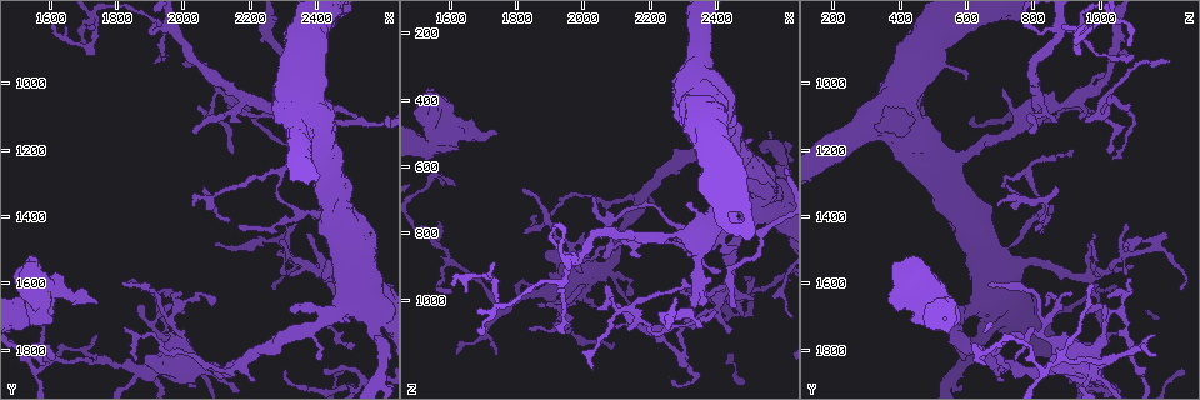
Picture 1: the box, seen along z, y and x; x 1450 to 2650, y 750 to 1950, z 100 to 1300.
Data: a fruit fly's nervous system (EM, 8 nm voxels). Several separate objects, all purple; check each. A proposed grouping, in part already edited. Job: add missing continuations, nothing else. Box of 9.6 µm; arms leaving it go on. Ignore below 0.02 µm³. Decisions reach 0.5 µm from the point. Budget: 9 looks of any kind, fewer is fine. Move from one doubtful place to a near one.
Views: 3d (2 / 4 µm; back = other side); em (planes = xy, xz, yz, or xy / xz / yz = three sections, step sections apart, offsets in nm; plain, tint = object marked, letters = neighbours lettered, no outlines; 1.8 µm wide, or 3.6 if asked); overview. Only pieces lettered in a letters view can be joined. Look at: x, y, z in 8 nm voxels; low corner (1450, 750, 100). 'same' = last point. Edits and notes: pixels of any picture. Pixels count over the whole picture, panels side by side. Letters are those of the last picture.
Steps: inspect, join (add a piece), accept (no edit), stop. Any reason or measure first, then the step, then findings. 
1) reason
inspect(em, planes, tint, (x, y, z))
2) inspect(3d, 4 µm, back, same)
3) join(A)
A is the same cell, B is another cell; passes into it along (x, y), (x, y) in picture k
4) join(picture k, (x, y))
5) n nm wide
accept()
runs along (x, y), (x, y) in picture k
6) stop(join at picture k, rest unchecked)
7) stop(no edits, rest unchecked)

three arms meet
inspect(em, planes, tint, (2180, 1850, 690))

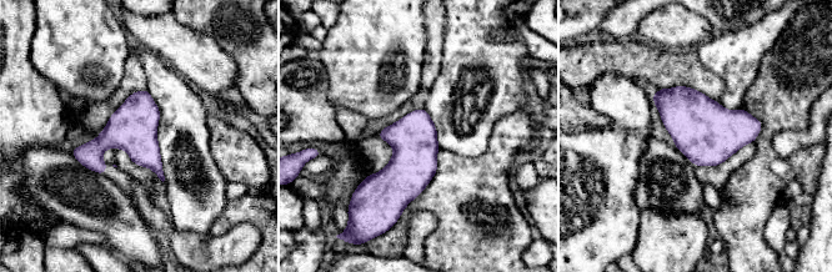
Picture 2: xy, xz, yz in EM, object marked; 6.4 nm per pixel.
inspect(em, planes, letters, same)

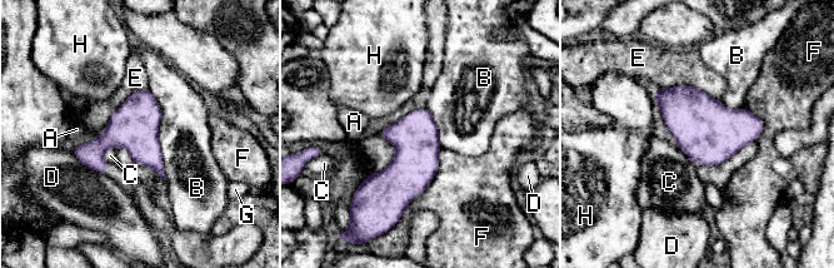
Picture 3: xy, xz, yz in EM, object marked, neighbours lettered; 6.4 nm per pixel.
300 nm wide; B touches over 600 nm
accept()
A, B, C, D, E, F, G and H are other cells; none of them fits

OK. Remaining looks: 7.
an open end
inspect(3d, 4 µm, (1940, 1750, 900))

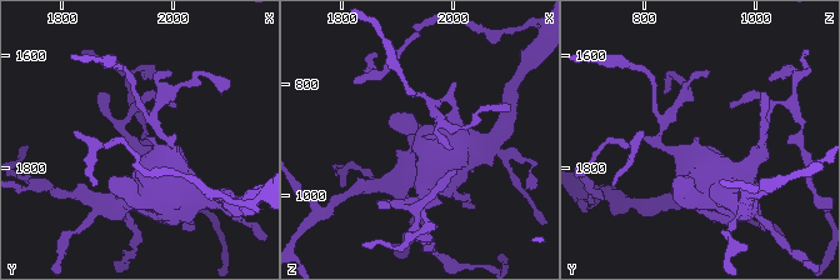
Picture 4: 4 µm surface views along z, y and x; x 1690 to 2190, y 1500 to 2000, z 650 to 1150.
inspect(em, 3.6 µm, planes, letters, (1945, 1745, 895))

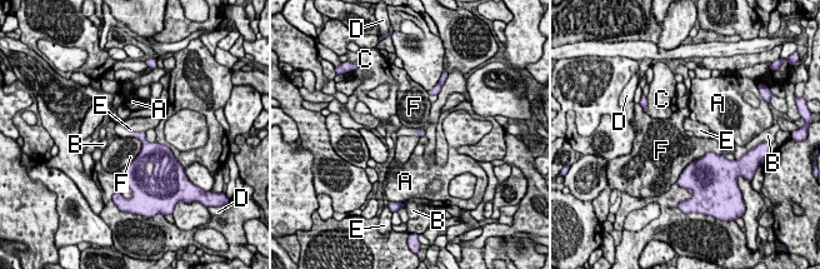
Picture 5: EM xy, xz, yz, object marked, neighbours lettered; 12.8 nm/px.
F touches over 600 nm
accept()
A, B, C, D, E and F are other cells; none of them fits

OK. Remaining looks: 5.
an open end
inspect(em, xz, step 8, tint, (1740, 1750, 1170))

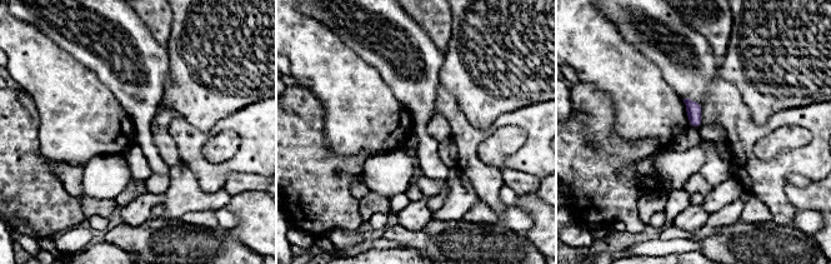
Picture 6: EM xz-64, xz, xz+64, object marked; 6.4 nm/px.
cut it another way
inspect(em, yz, step 4, letters, same)

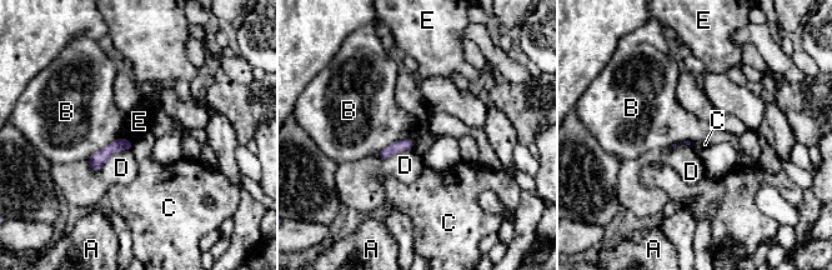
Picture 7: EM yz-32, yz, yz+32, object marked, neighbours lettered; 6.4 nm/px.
D touches over 280 nm
accept()
A, B, C, D and E are other cells; none of them fits

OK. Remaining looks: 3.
four arms meet
inspect(3d, 4 µm, (2340, 1100, 790))

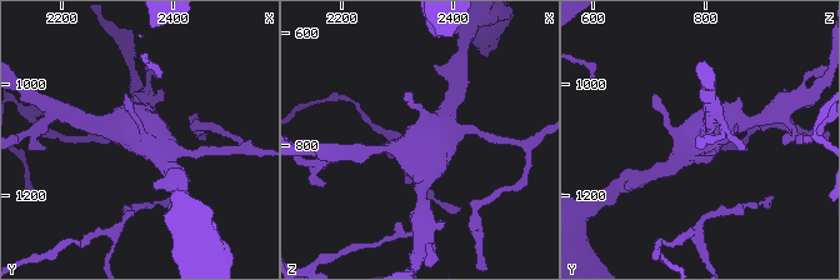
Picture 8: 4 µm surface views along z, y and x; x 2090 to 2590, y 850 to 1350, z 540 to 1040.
inspect(em, 3.6 µm, planes, letters, (2345, 1100, 795))

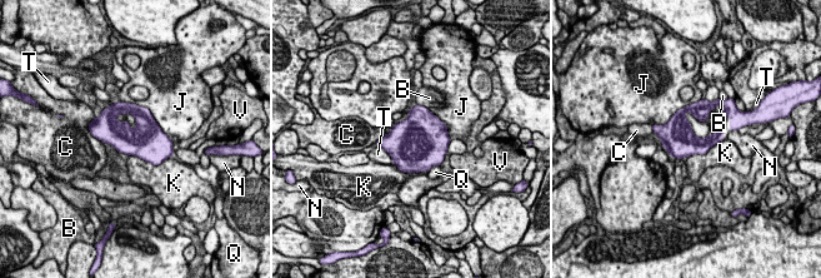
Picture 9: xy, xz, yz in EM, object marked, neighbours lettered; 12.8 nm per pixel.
J touches over 850 nm
accept()
B, C, J, K, N, Q, T and V are other cells; none of them fits

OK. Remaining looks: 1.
stop(no edits, rest unchecked)

